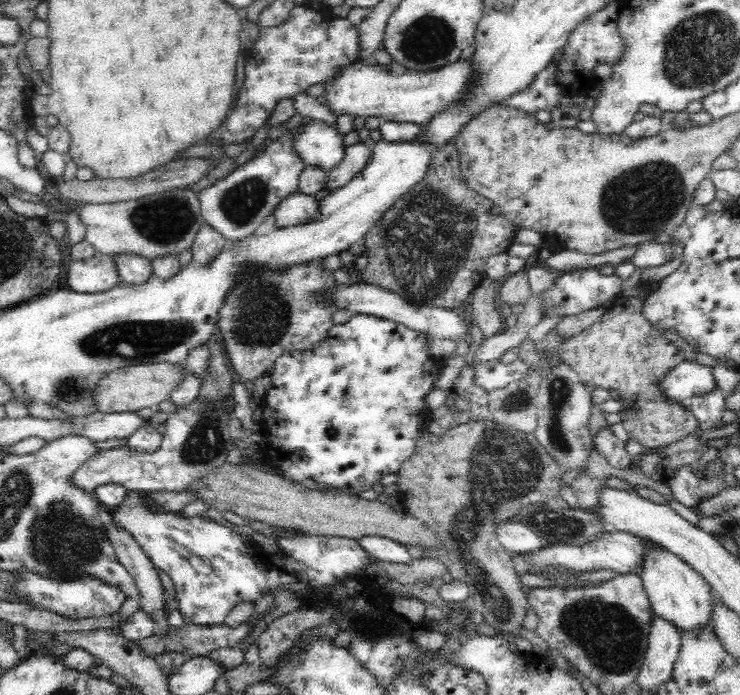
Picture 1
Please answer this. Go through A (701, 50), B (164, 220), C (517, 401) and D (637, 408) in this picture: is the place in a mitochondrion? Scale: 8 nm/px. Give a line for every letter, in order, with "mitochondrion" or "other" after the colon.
A: mitochondrion
B: mitochondrion
C: mitochondrion
D: mitochondrion

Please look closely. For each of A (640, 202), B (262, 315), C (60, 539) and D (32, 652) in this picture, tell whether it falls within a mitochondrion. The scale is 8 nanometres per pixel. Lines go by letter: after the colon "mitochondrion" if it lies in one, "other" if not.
A: mitochondrion
B: mitochondrion
C: mitochondrion
D: other

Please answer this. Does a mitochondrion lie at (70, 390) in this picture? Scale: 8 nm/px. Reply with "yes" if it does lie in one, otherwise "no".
yes

